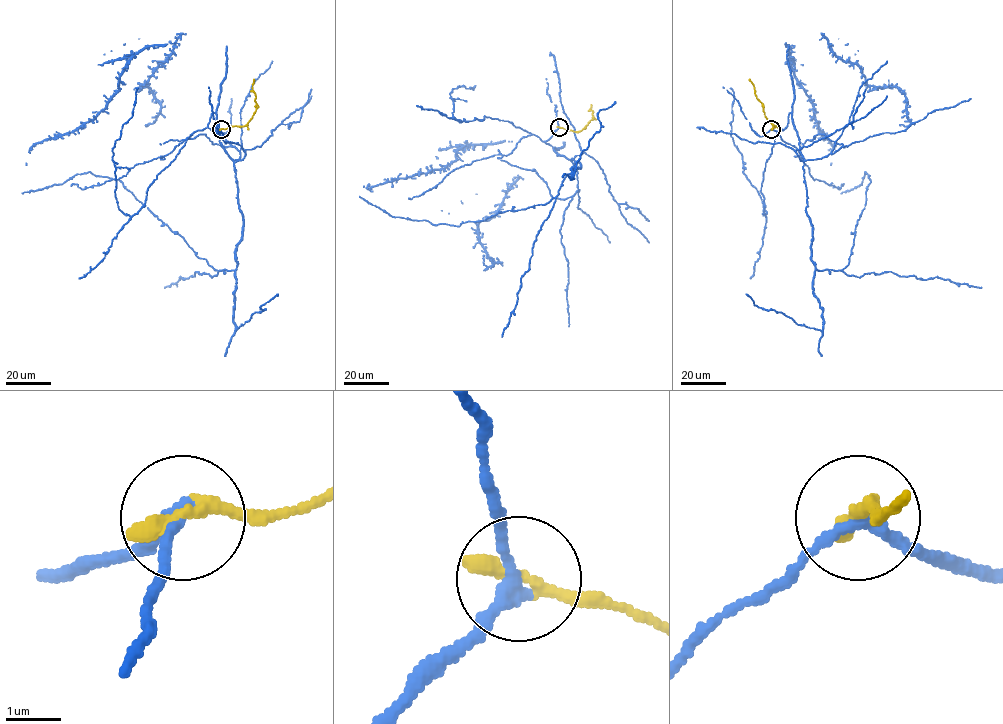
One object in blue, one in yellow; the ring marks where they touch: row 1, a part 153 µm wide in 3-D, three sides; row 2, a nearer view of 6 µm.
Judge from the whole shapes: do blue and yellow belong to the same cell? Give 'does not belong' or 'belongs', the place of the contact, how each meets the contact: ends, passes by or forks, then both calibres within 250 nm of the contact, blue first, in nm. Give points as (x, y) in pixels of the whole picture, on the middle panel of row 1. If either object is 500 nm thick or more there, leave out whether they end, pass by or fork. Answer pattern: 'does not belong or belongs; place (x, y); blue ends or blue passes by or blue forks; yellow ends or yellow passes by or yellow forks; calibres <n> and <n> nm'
belongs; place (559, 127); blue passes by; yellow ends; calibres 240 and 360 nm

